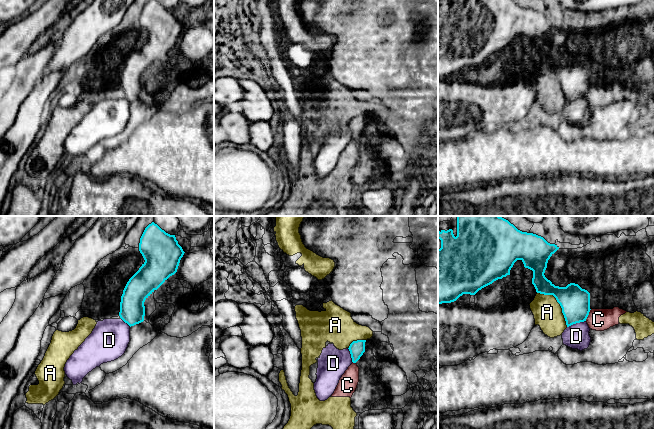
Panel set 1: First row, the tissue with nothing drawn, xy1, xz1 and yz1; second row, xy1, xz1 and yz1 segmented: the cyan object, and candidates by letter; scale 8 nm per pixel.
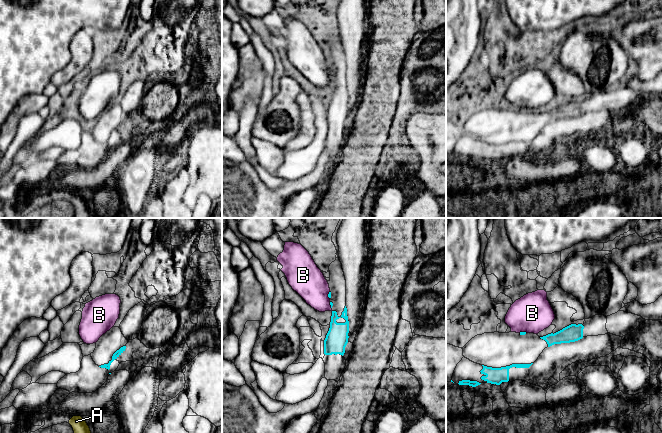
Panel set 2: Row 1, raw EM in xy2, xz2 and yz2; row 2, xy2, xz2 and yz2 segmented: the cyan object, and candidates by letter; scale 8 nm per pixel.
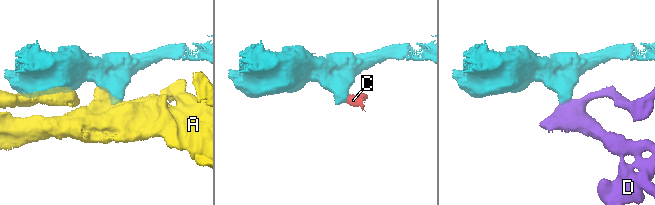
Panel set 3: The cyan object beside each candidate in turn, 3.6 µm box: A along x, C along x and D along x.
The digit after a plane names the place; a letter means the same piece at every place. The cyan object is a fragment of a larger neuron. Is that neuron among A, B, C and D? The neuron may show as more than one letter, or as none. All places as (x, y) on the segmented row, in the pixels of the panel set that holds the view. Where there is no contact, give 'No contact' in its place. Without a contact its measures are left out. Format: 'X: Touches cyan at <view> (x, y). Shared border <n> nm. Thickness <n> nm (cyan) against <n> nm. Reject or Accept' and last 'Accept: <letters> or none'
A: Touches cyan at yz1 (558, 302). Shared border 380 nm. Thickness 240 nm (cyan) against 220 nm. Reject
B: Touches cyan at xz2 (328, 295). Shared border 60 nm. Thickness 30 nm (cyan) against 260 nm. Reject
C: Touches cyan at yz1 (588, 314). Shared border 110 nm. Thickness 240 nm (cyan) against 180 nm. Reject
D: Touches cyan at yz1 (576, 322). Shared border 160 nm. Thickness 240 nm (cyan) against 200 nm. Reject
Accept: none

